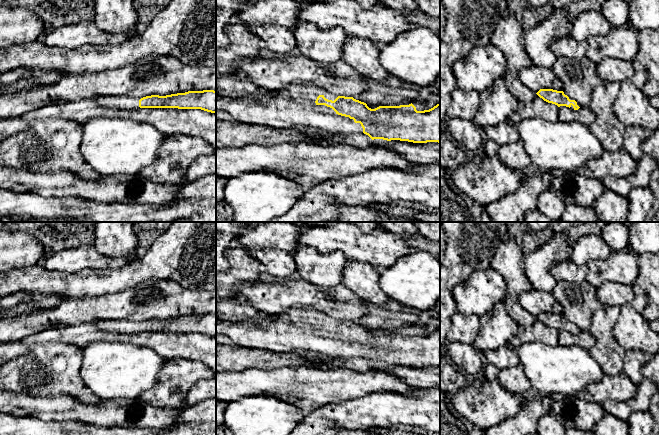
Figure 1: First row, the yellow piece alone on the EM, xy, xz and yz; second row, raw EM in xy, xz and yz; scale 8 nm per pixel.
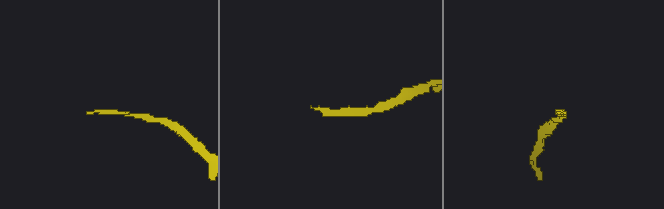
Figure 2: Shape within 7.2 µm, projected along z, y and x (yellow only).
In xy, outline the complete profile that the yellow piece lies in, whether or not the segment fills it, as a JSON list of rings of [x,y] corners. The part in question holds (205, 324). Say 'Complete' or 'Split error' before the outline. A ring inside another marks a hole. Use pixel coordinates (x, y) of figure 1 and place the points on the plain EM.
Split error. [[[188,315],[166,320],[101,320],[91,323],[101,331],[134,334],[139,332],[201,333],[216,337],[216,315]]]

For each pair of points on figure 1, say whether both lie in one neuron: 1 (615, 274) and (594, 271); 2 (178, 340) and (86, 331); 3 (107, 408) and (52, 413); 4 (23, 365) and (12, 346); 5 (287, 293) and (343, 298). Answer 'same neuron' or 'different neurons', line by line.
1: same neuron
2: same neuron
3: same neuron
4: different neurons
5: same neuron

